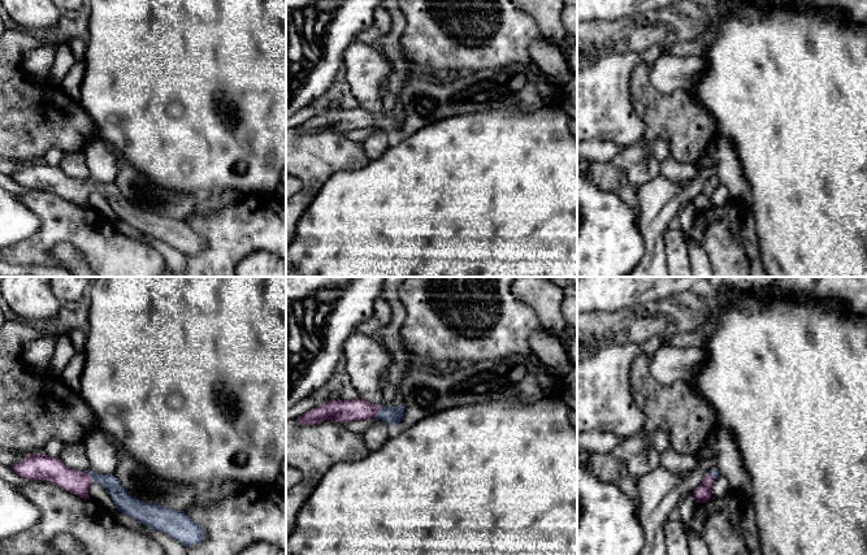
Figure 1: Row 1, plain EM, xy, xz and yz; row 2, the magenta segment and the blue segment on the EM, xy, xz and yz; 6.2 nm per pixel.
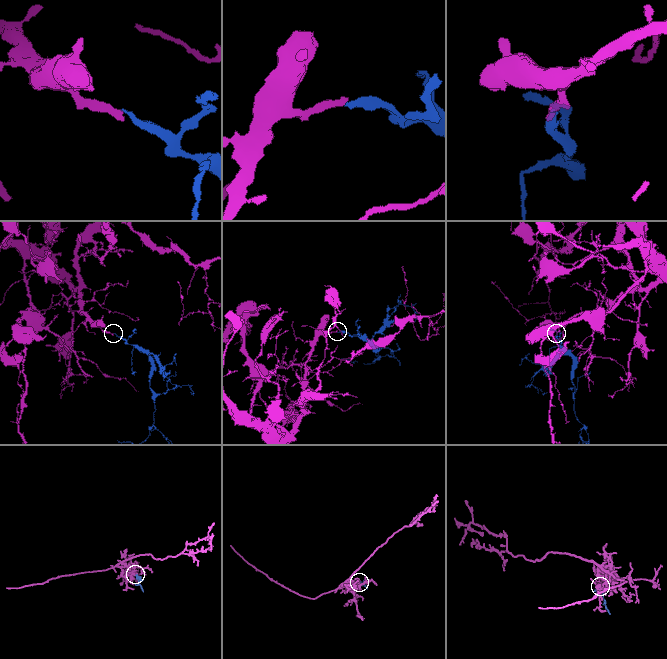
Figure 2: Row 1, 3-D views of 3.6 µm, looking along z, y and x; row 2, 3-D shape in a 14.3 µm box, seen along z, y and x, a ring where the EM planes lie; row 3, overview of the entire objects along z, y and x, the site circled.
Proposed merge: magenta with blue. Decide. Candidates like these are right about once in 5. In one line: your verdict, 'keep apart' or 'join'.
join

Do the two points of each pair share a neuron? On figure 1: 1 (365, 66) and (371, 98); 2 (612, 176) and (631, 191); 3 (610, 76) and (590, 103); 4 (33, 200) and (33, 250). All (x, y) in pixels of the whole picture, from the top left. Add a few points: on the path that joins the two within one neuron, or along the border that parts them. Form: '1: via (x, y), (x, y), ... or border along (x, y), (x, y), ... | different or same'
1: via (365, 74), (367, 90) | same
2: via (616, 180), (627, 190) | same
3: via (607, 82), (597, 96) | same
4: via (44, 212), (44, 238) | same

